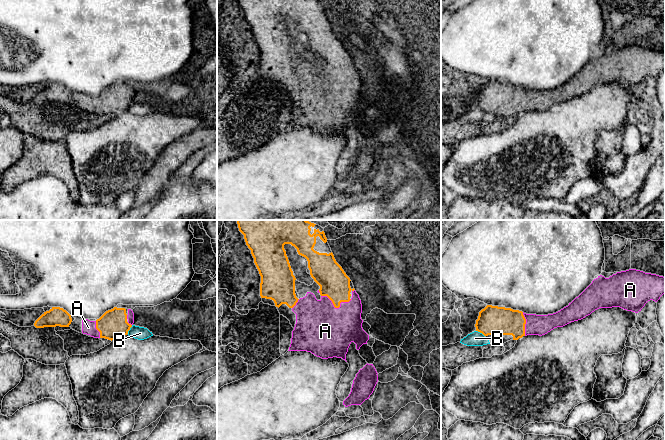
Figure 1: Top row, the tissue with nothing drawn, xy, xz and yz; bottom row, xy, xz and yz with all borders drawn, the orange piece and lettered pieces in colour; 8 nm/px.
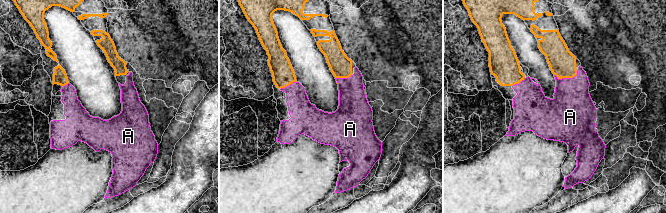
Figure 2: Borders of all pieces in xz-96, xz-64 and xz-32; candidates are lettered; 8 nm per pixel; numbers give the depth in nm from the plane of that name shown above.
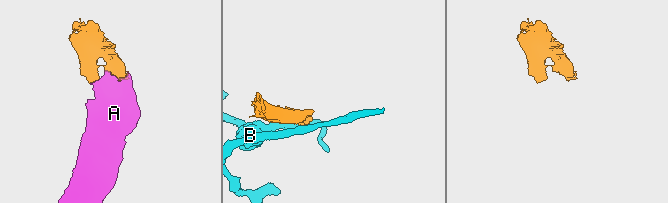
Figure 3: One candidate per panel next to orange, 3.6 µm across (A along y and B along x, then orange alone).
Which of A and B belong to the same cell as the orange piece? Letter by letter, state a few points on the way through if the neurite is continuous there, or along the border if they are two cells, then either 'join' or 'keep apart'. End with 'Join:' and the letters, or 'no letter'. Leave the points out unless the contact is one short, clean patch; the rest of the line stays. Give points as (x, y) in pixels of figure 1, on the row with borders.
A: join
B: keep apart
Join: A

